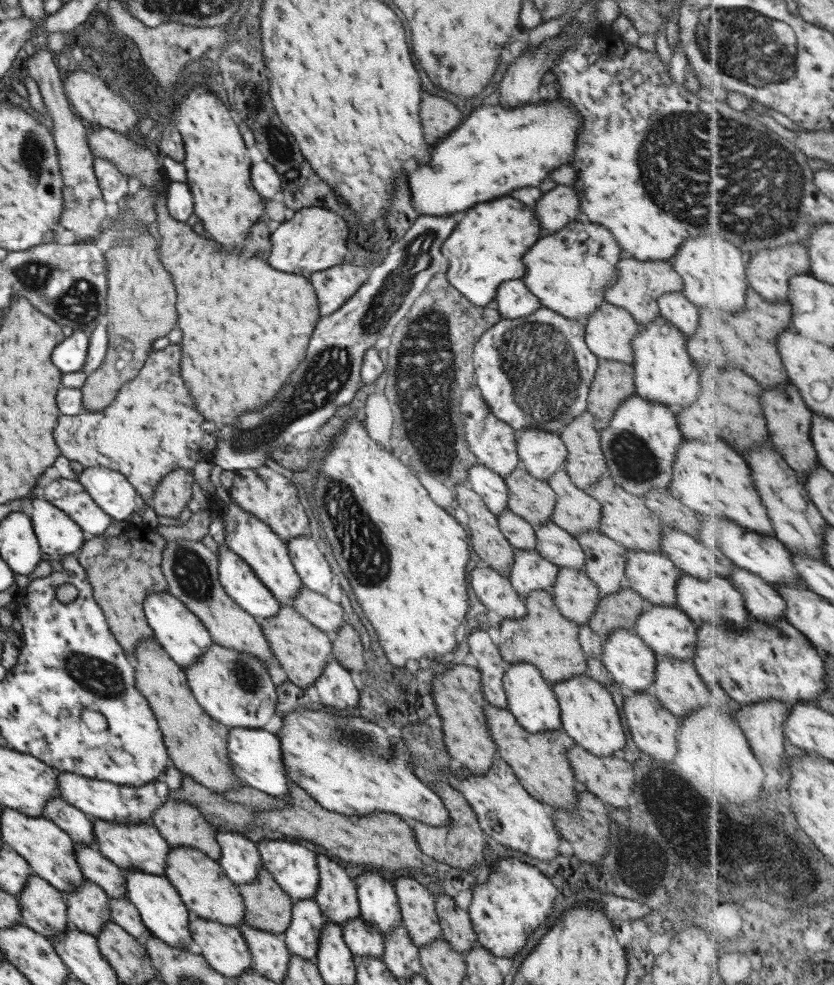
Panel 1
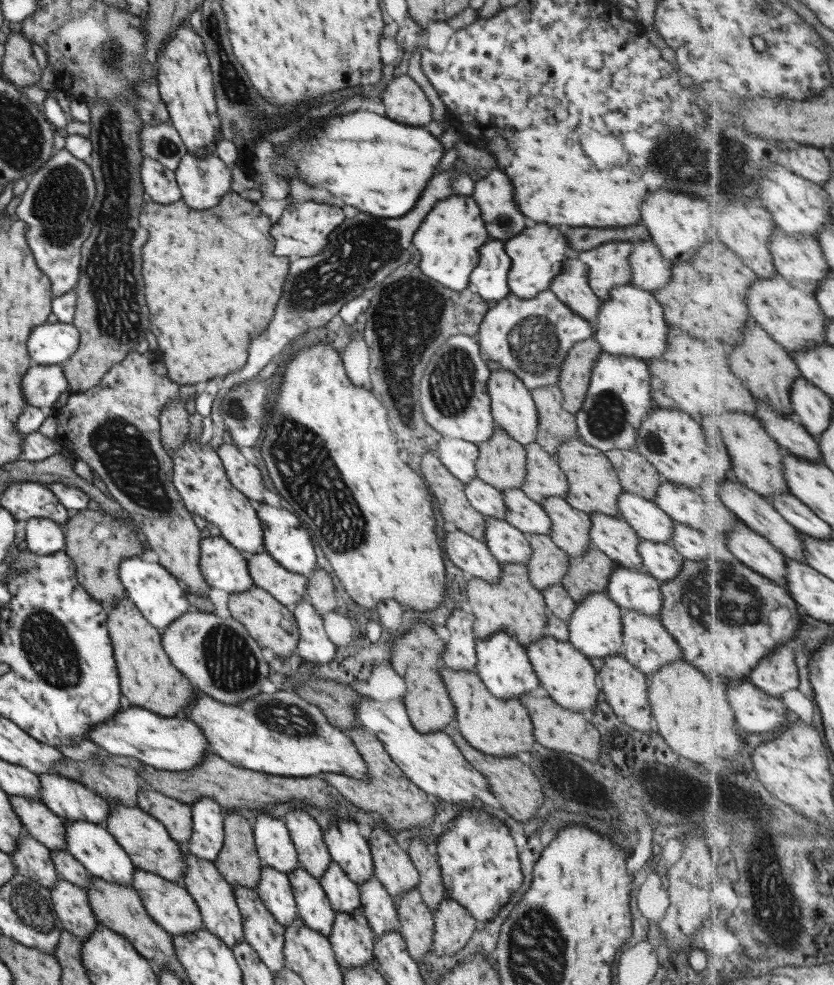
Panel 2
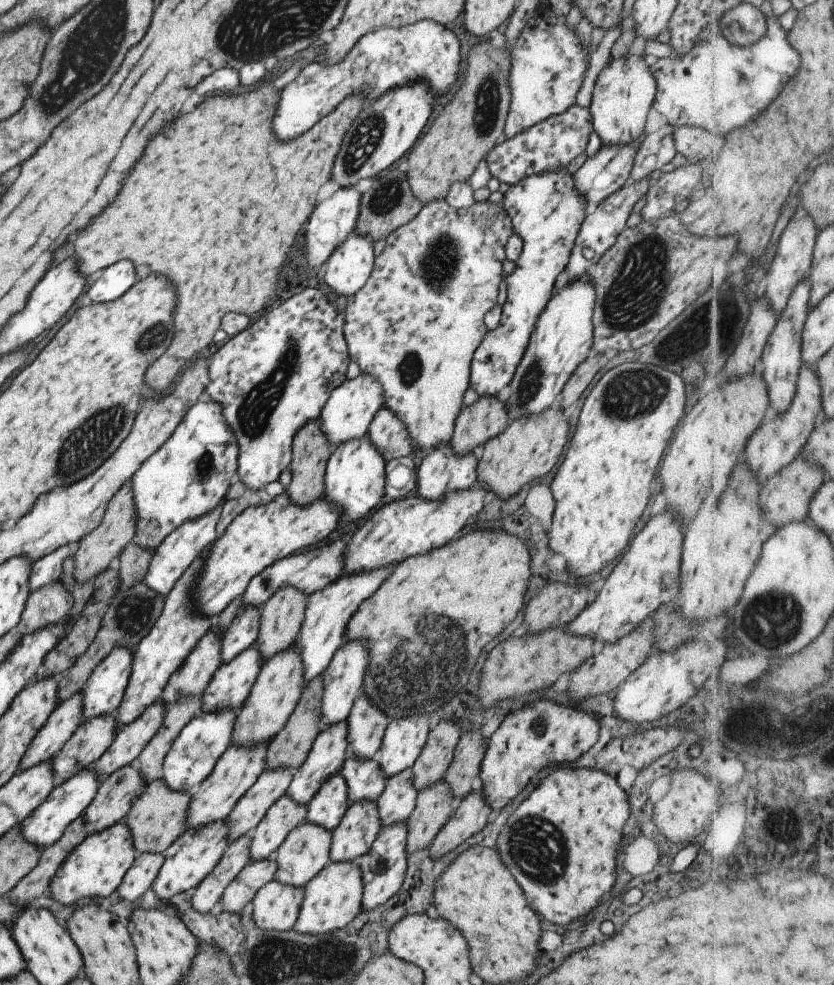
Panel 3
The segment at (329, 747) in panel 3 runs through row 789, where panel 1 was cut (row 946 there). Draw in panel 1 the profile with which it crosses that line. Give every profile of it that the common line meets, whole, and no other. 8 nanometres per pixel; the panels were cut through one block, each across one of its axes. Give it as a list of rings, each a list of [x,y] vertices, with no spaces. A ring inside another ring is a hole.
[[[314,899],[293,900],[291,920],[289,920],[289,926],[283,931],[283,940],[290,954],[315,963],[319,930],[321,930],[321,924],[328,921],[320,913]]]

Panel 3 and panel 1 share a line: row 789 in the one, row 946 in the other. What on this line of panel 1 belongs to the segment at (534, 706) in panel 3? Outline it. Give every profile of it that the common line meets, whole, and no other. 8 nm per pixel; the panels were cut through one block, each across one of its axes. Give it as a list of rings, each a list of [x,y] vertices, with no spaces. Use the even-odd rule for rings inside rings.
[[[501,857],[490,867],[486,882],[474,884],[471,889],[471,900],[467,914],[471,928],[476,936],[476,945],[488,950],[497,958],[512,958],[523,948],[527,936],[541,924],[545,924],[551,914],[557,898],[557,888],[537,868],[525,864],[514,857]]]

